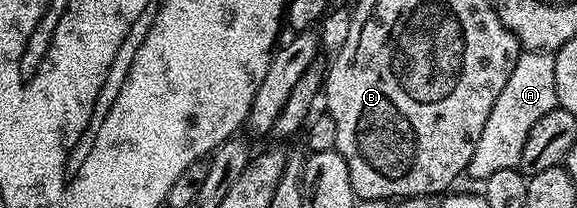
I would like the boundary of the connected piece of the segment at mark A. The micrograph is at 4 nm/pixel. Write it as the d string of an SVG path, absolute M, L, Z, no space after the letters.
M521 51L518 62L514 62L514 71L506 86L502 86L502 94L494 101L494 110L490 110L490 118L486 118L486 126L478 138L478 146L474 146L474 158L470 158L467 175L473 176L476 182L490 178L497 170L519 168L522 158L522 146L526 146L526 137L538 118L550 114L558 105L554 90L554 55L550 52Z

